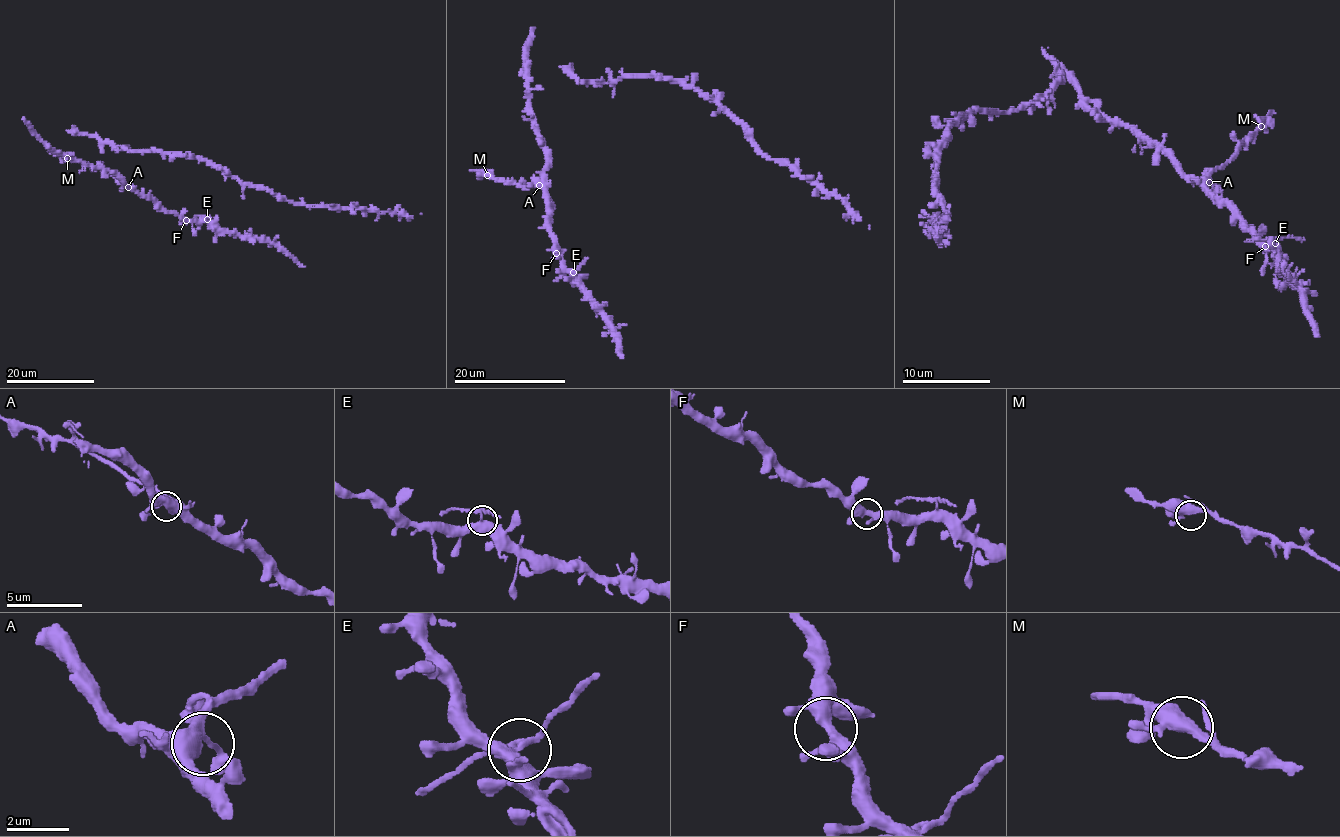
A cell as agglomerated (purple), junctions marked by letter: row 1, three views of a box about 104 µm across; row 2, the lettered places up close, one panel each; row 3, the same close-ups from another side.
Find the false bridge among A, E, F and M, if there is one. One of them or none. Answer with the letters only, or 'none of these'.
E

